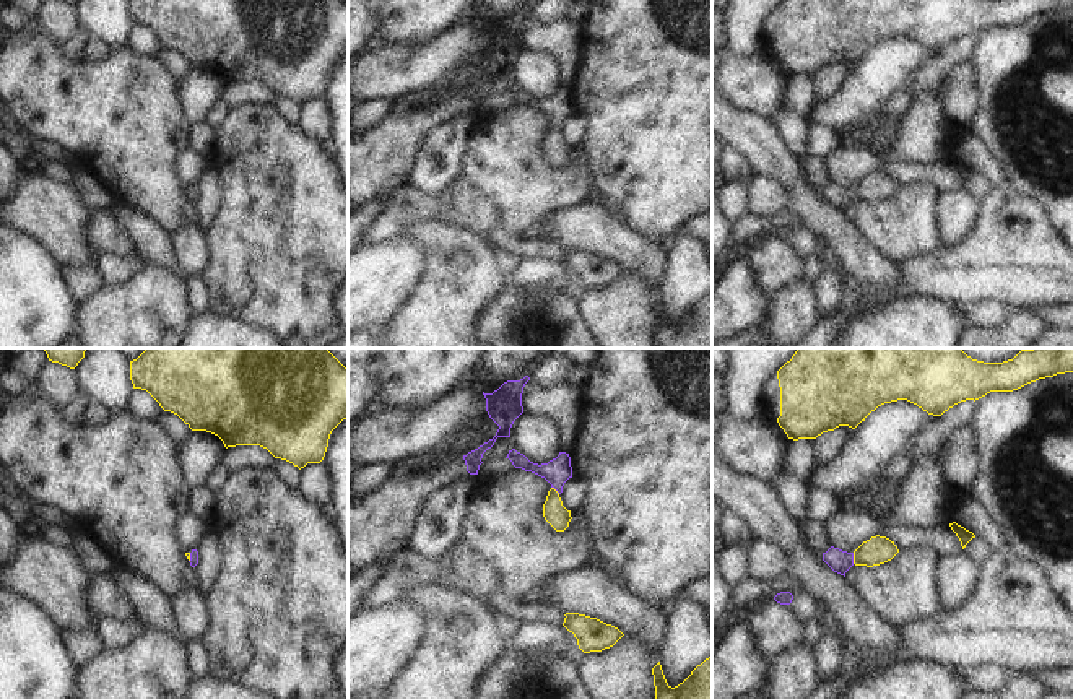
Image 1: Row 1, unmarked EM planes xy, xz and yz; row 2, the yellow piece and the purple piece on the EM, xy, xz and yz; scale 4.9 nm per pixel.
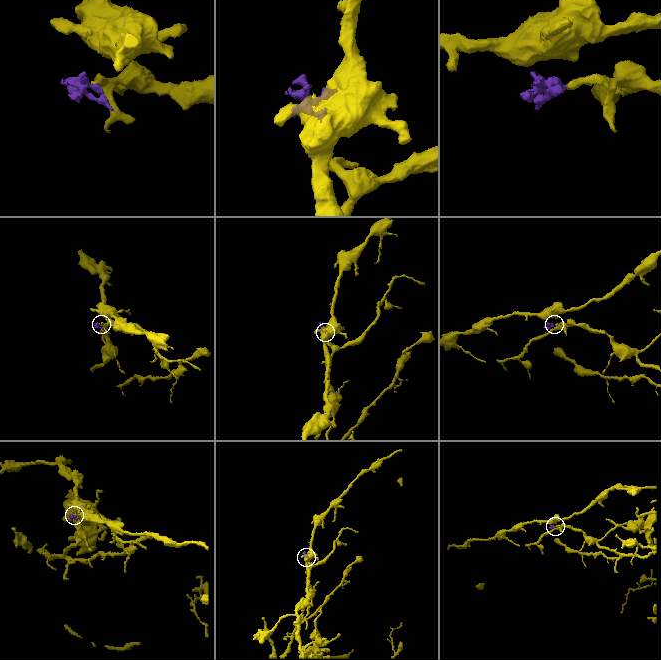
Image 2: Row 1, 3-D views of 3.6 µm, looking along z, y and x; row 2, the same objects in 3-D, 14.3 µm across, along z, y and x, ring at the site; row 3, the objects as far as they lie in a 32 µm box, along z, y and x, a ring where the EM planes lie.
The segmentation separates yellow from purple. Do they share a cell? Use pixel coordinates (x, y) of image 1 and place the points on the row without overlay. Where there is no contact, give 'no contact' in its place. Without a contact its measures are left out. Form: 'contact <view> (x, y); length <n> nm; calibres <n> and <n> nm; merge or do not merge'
contact yz (854, 194); length 60 nm; calibres 140 and 110 nm; merge

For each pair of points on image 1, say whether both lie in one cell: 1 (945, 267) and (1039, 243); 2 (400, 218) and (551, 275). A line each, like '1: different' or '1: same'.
1: same
2: different

